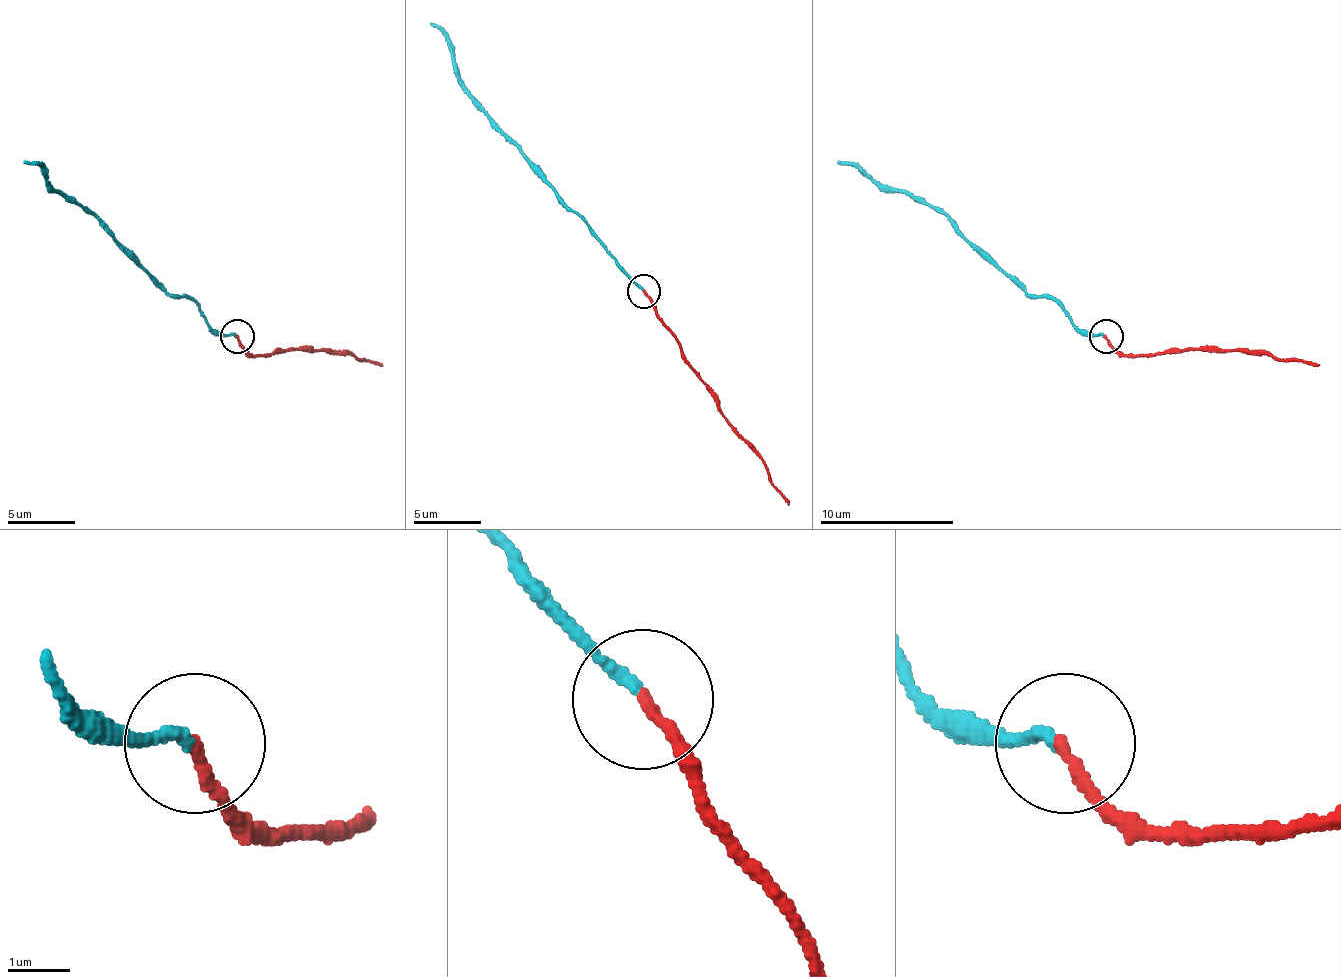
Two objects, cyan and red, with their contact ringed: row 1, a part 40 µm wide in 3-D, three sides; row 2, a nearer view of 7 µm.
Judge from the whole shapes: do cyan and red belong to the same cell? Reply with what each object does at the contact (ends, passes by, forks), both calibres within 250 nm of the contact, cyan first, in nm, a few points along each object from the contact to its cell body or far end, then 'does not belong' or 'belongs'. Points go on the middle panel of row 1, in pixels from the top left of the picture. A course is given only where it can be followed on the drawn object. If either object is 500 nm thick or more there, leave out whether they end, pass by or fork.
cyan ends; red ends; calibres 190 and 190 nm; course cyan (644, 289), (496, 127), (463, 83), (449, 40), (429, 23); course red (644, 292), (654, 316), (678, 343), (681, 359), (708, 390), (718, 413), (755, 454), (789, 504); belongs

